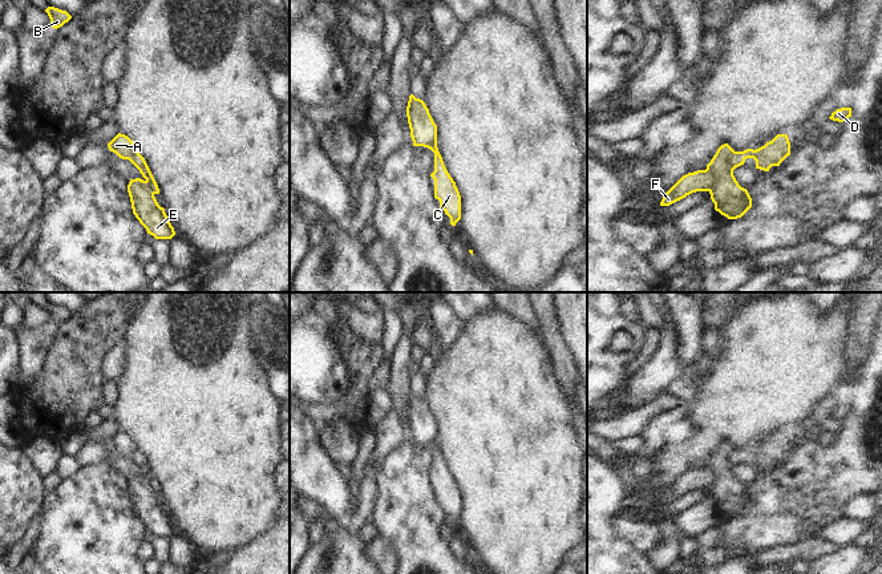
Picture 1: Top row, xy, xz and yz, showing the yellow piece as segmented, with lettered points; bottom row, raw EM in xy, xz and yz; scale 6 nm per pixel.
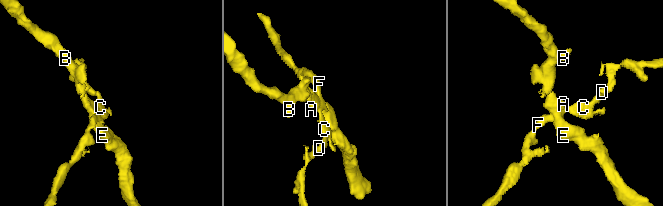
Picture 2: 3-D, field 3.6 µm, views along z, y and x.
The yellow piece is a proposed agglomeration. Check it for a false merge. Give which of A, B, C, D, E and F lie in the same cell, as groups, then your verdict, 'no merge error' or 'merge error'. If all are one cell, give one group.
A B E / C D F; merge error

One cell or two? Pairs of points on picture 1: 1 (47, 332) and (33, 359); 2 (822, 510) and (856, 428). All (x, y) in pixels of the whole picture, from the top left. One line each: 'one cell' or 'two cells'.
1: one cell
2: one cell

